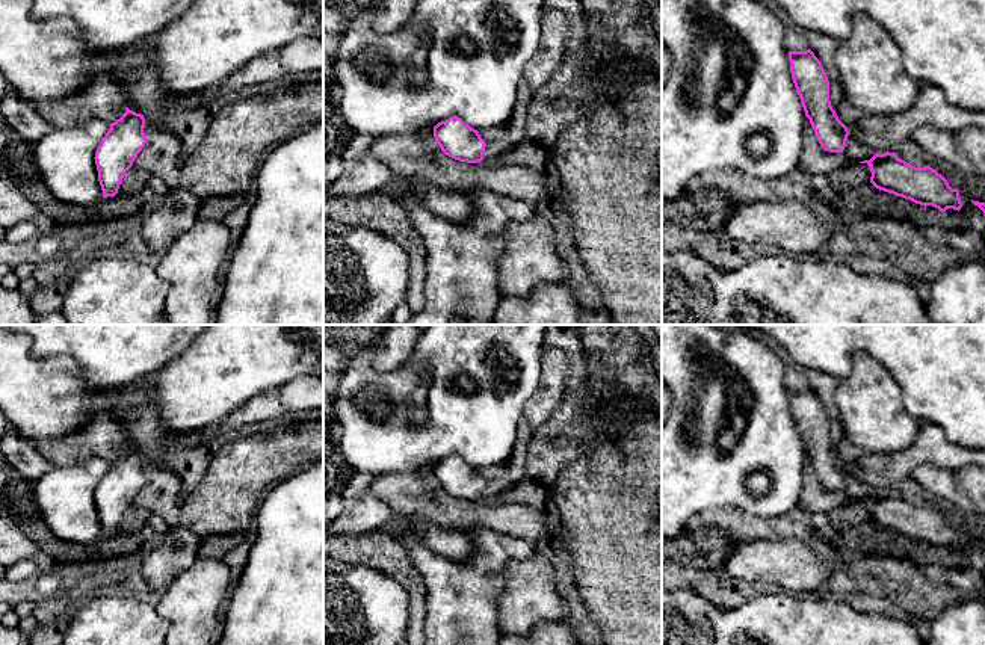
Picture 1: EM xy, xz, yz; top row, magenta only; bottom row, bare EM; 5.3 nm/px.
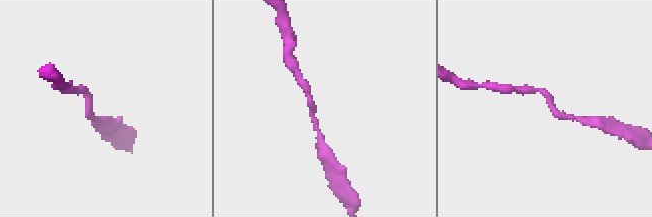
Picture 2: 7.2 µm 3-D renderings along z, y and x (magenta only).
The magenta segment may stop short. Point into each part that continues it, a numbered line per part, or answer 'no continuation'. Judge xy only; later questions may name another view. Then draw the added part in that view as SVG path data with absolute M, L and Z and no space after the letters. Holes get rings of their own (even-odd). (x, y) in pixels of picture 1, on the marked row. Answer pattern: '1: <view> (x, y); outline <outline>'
no continuation

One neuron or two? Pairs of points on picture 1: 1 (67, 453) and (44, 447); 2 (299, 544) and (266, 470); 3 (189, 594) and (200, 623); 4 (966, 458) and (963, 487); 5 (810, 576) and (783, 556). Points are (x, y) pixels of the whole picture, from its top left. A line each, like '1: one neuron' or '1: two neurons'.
1: one neuron
2: two neurons
3: one neuron
4: two neurons
5: one neuron

